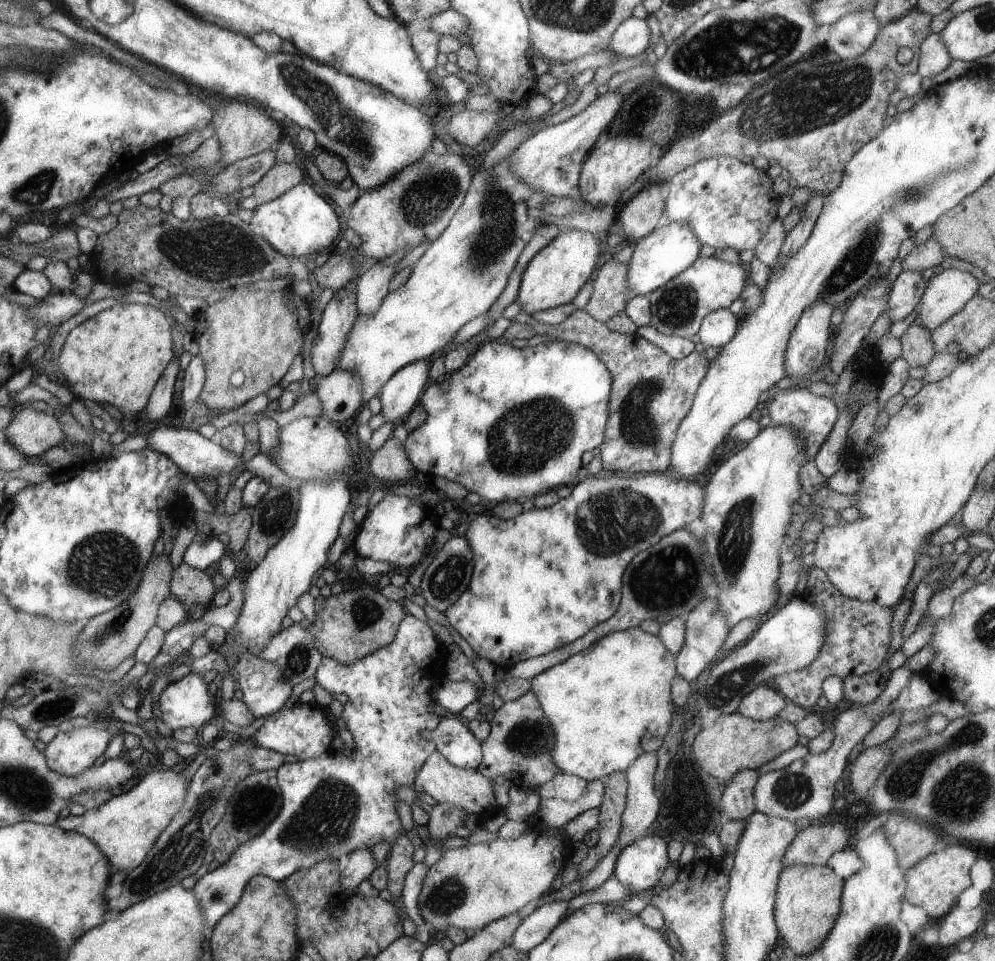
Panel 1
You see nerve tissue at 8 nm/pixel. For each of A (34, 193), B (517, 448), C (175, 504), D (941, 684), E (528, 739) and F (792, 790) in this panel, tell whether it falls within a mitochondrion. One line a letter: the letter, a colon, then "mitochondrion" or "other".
A: mitochondrion
B: mitochondrion
C: other
D: other
E: mitochondrion
F: mitochondrion

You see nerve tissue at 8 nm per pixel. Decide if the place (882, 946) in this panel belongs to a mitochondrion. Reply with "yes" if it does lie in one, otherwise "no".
yes

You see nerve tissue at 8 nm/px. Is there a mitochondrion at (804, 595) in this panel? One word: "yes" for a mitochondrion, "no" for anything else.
no

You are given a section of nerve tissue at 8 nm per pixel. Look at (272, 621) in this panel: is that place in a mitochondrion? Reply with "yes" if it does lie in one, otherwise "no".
no

